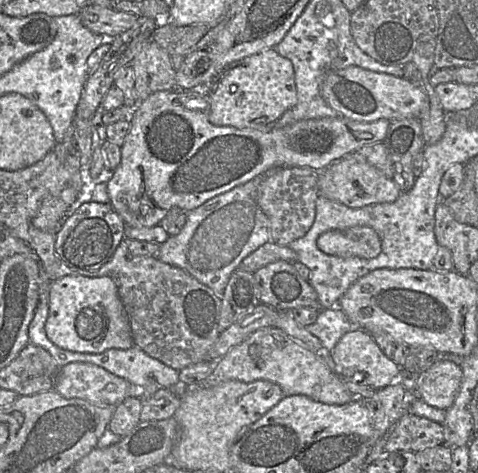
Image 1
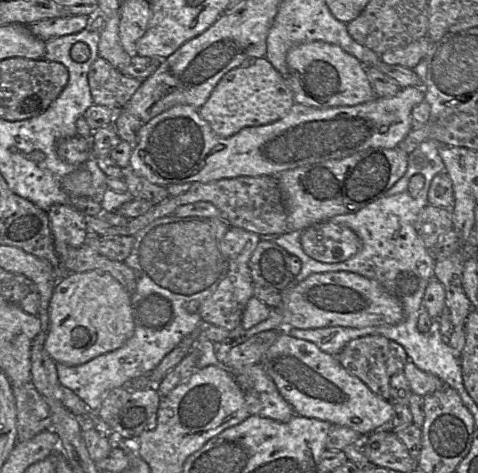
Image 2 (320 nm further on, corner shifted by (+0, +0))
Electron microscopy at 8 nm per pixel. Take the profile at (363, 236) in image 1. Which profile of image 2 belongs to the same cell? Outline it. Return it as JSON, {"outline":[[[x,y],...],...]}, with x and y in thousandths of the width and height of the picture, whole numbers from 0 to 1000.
{"outline":[[[688,465],[636,484],[628,512],[646,543],[676,556],[720,554],[743,539],[757,518],[736,484]]]}

